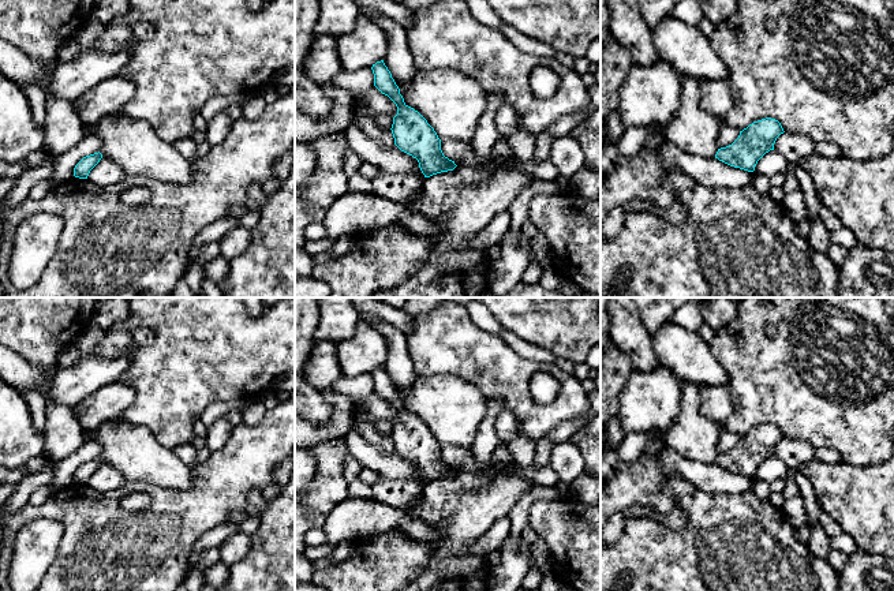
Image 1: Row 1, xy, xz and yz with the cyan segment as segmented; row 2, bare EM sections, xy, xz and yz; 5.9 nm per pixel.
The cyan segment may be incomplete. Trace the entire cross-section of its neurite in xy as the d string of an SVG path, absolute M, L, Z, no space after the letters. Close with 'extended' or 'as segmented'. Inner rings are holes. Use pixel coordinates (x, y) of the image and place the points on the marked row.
M94 153L83 157L74 168L74 176L79 179L87 179L90 171L100 162L102 154Z; as segmented

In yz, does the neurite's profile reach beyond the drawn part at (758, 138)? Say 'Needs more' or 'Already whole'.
Already whole

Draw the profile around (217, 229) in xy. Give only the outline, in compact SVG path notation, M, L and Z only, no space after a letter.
M222 217L203 228L188 254L187 268L198 259L205 244L212 242L218 243L235 225L239 225L239 218Z

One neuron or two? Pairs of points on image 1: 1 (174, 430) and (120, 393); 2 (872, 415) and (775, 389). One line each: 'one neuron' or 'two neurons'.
1: two neurons
2: one neuron

